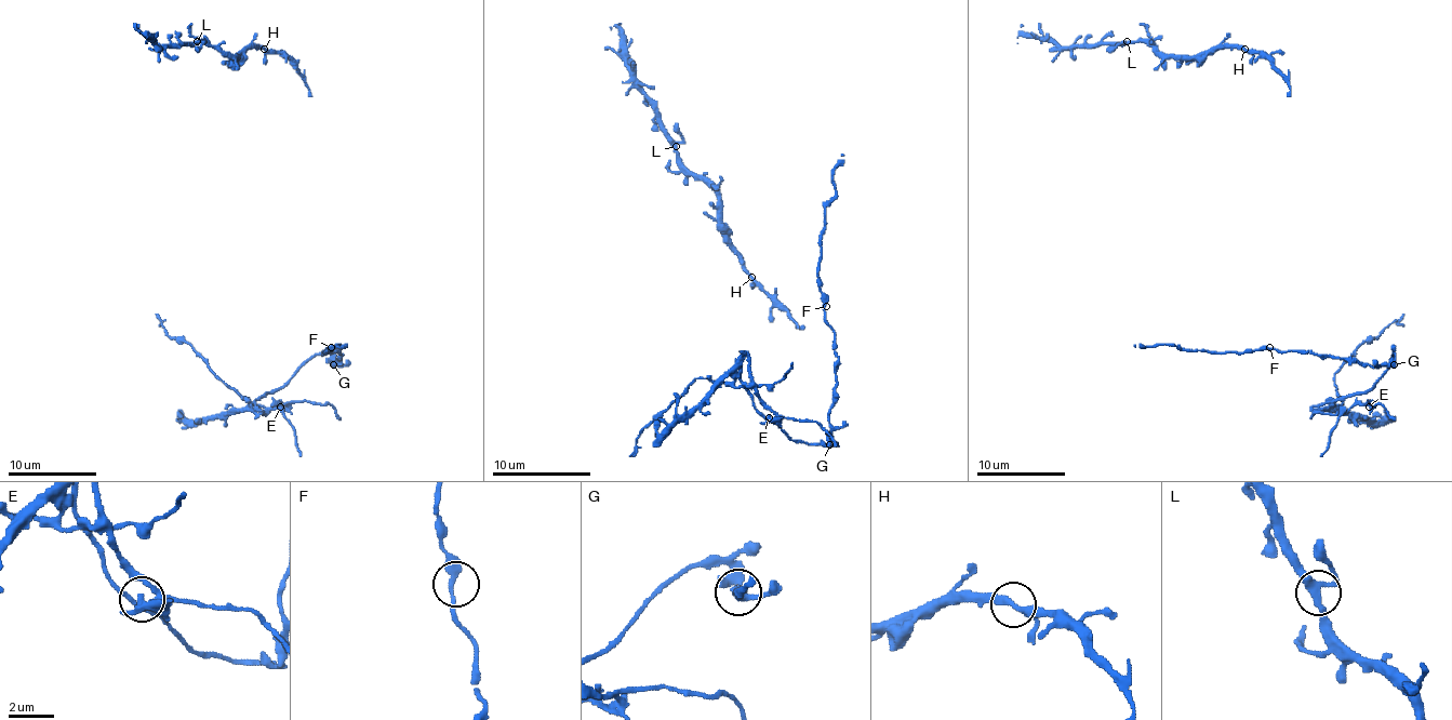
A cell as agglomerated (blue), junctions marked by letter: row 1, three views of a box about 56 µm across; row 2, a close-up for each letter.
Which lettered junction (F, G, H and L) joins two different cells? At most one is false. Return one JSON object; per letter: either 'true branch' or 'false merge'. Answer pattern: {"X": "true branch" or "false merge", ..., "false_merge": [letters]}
{"F": "true branch", "G": "false merge", "H": "true branch", "L": "true branch", "false_merge": ["G"]}

